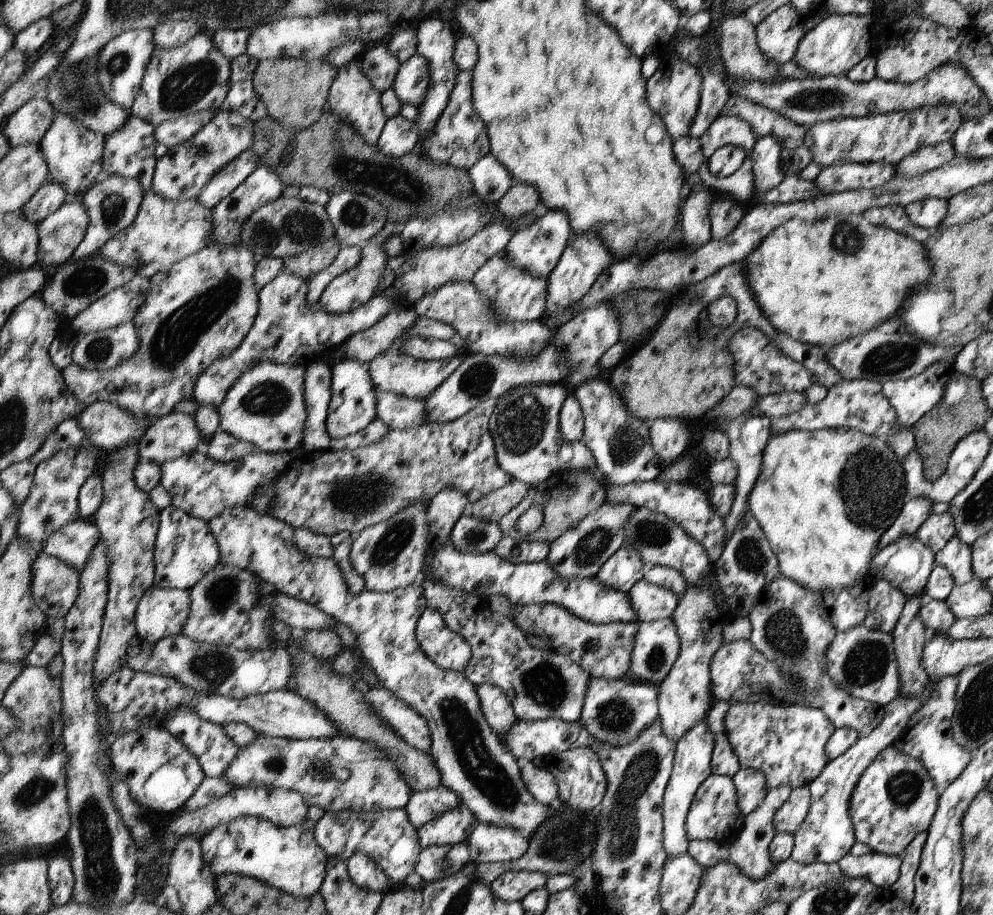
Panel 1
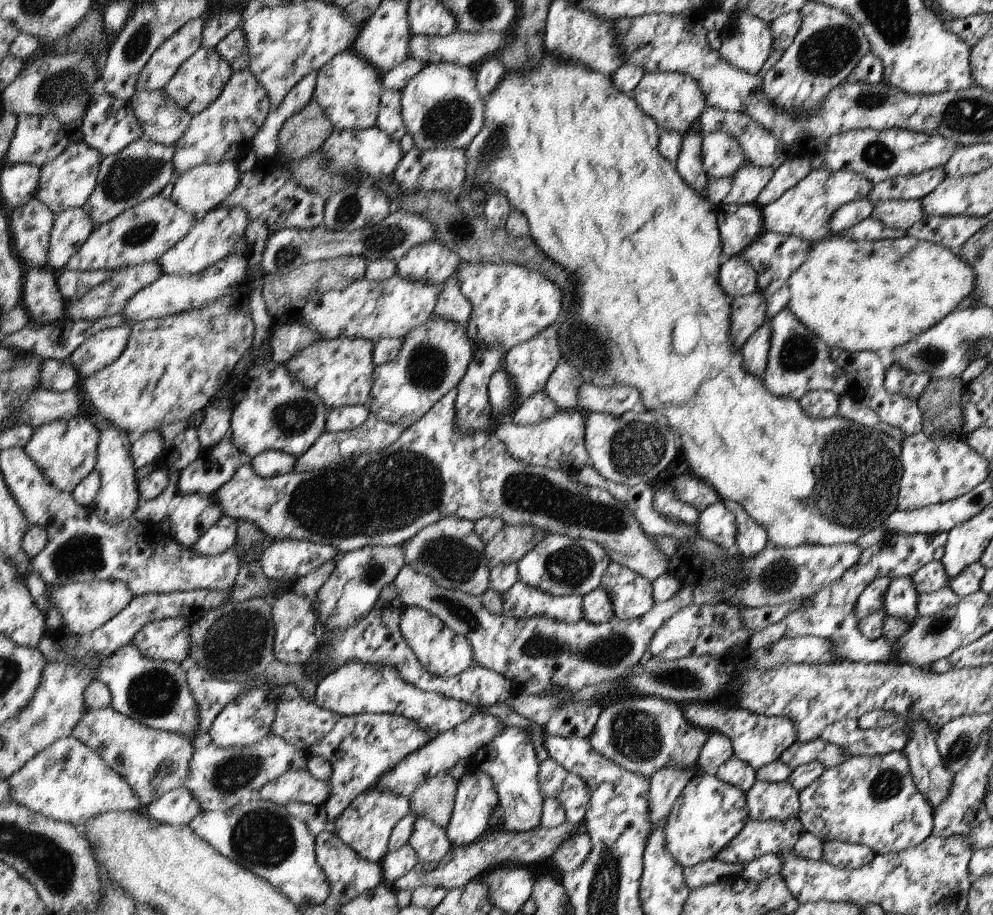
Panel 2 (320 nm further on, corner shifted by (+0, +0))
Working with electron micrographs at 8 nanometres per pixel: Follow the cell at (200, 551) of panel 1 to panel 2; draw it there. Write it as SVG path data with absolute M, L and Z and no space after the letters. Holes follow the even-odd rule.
M222 516L192 547L194 552L203 555L219 555L235 548L236 519Z

